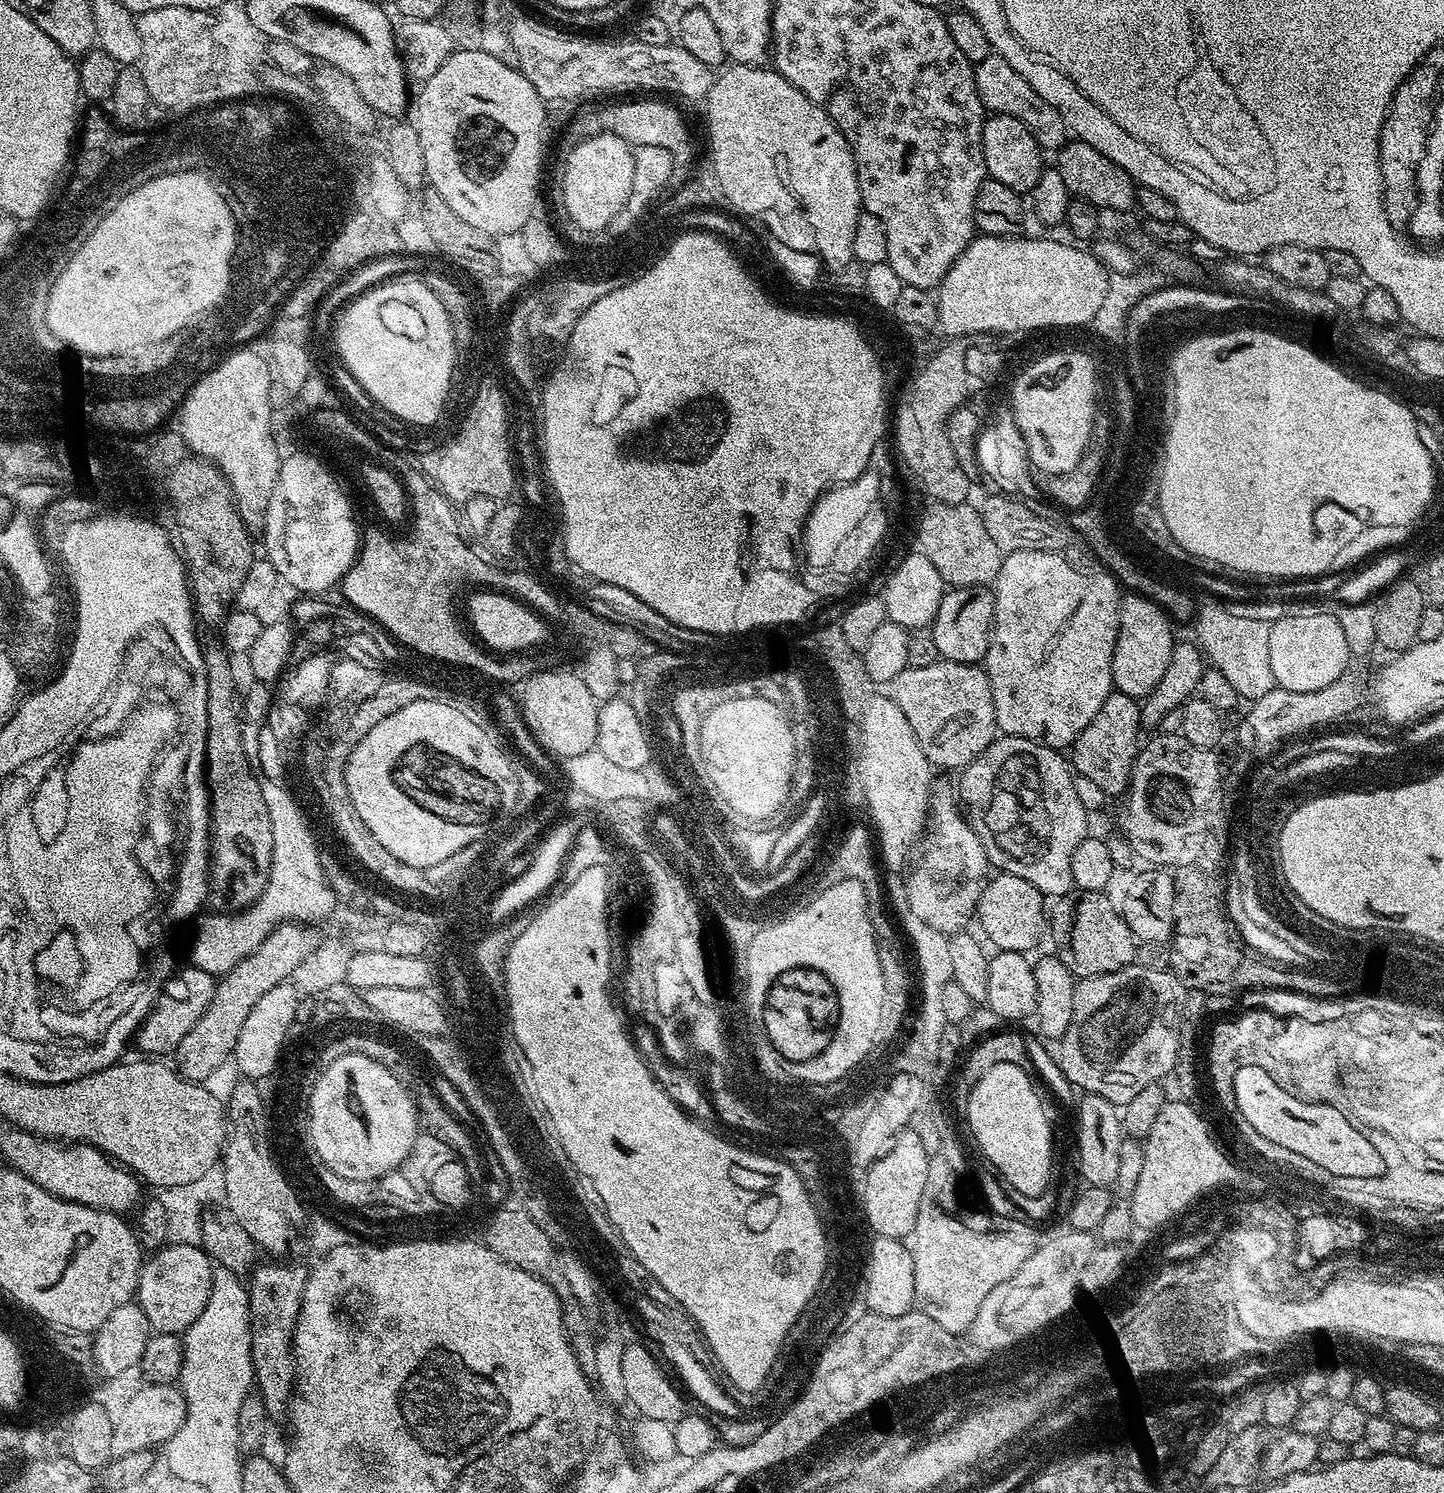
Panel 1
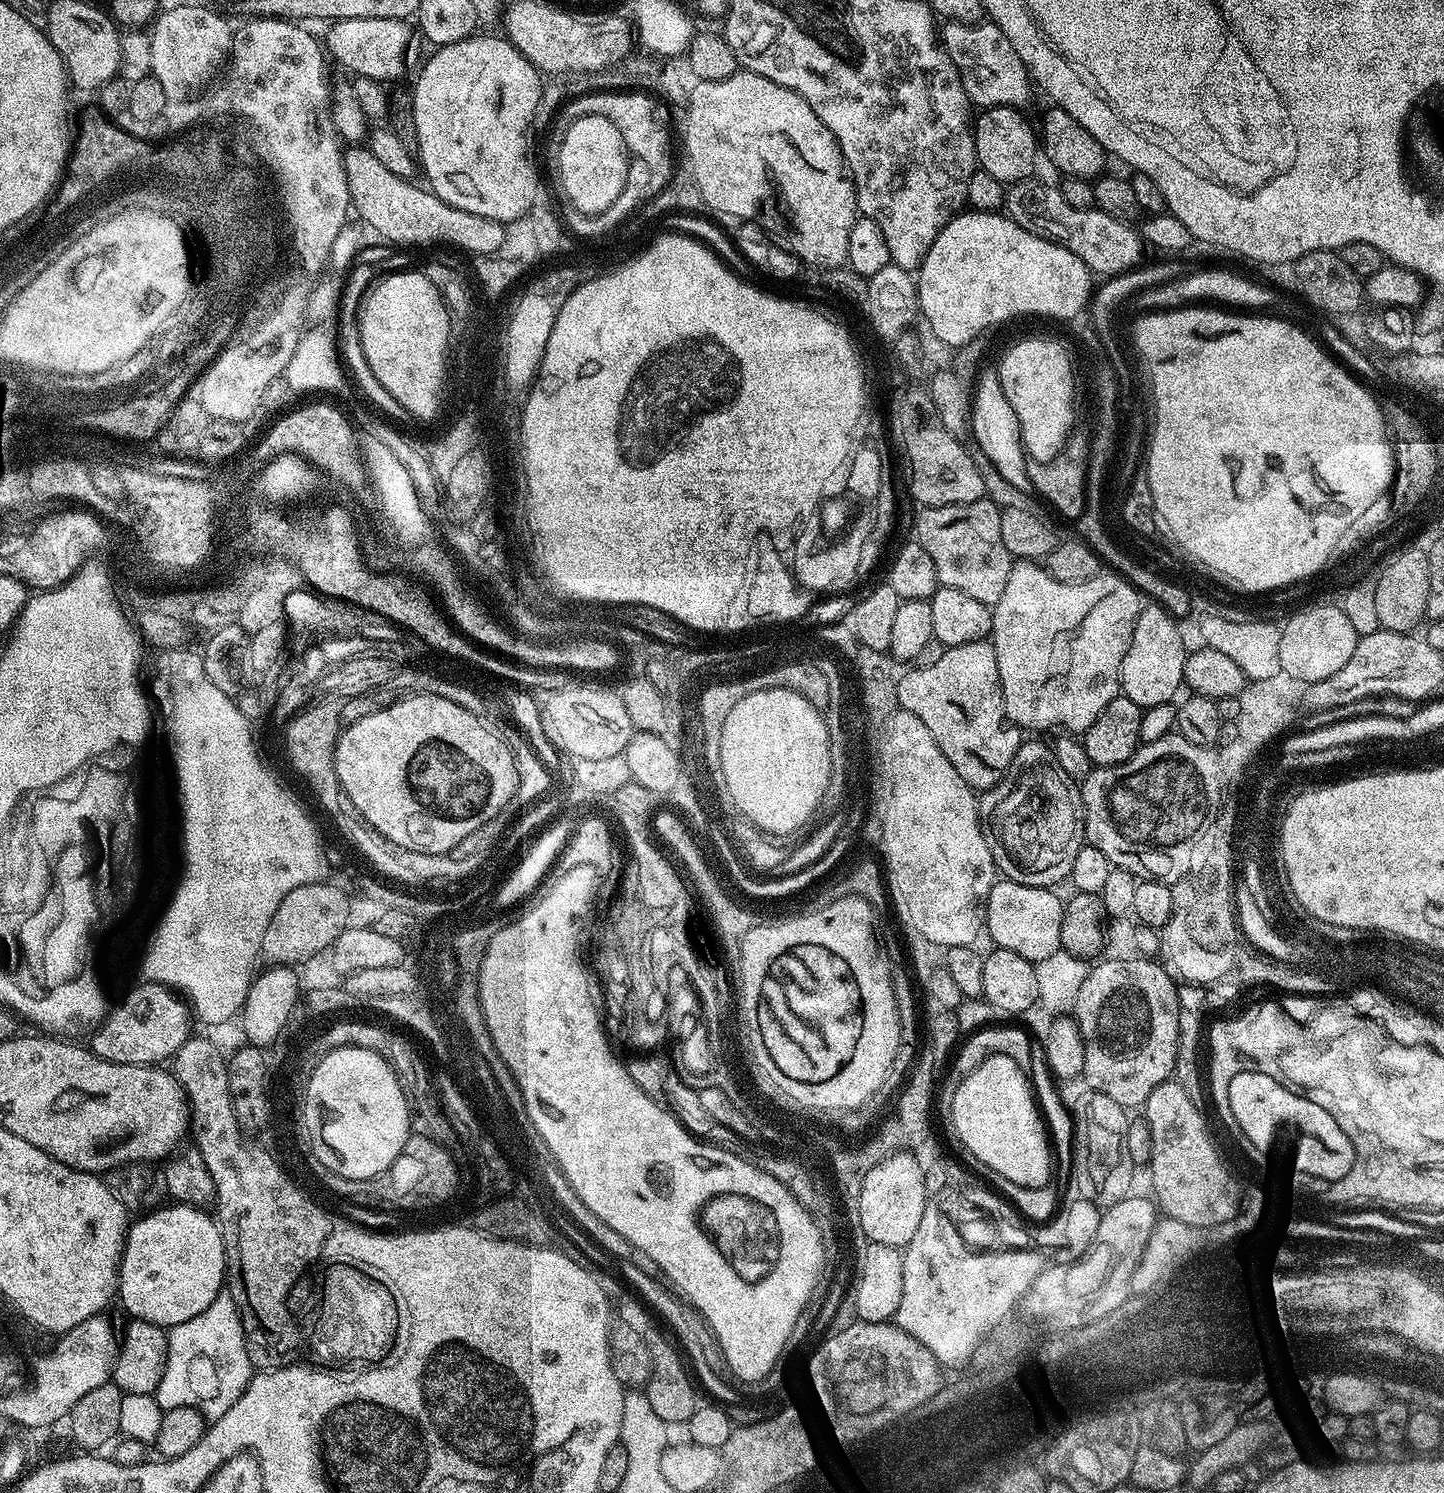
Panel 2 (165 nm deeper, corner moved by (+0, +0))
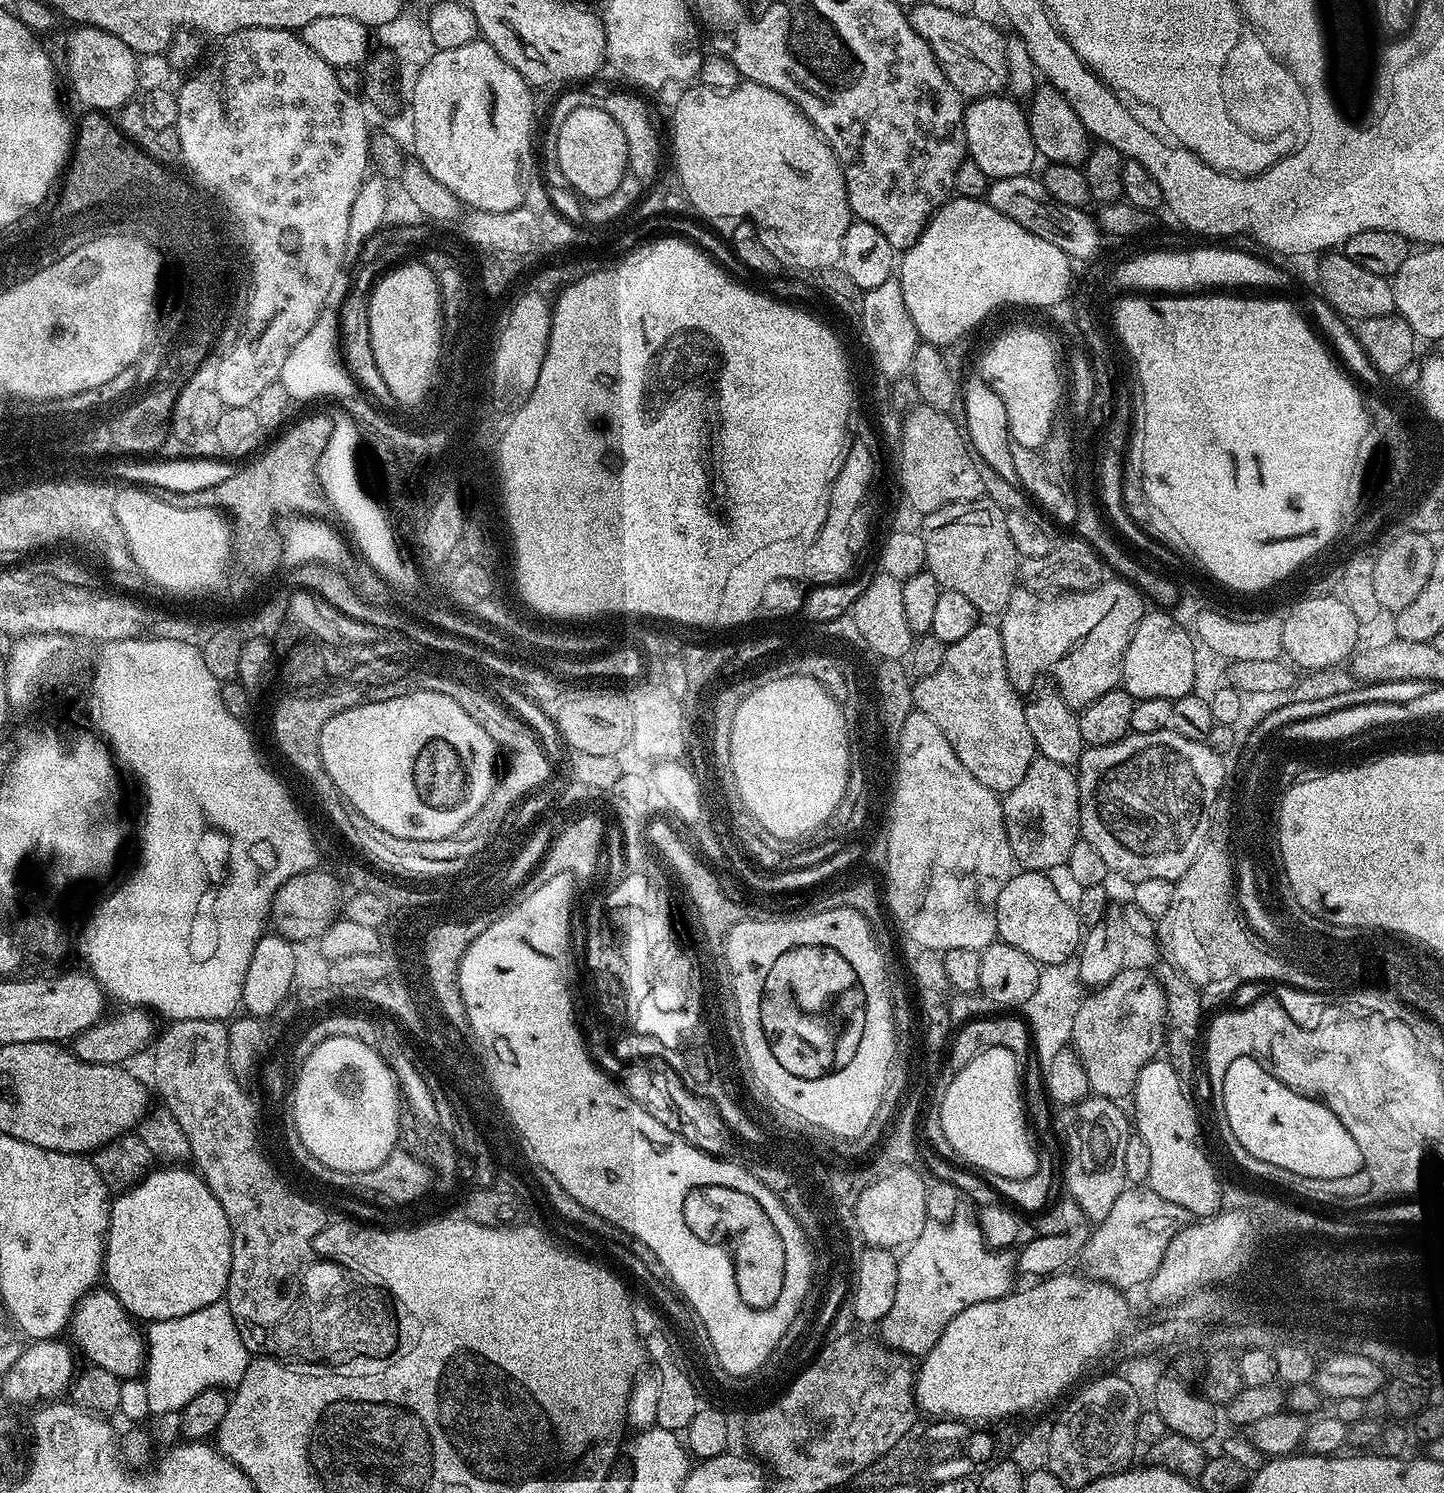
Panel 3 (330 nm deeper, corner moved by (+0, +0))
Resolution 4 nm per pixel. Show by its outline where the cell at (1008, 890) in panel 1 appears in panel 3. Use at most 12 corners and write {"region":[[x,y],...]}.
{"region":[[1017,871],[996,934],[1037,964],[1073,959],[1080,913],[1051,875]]}

